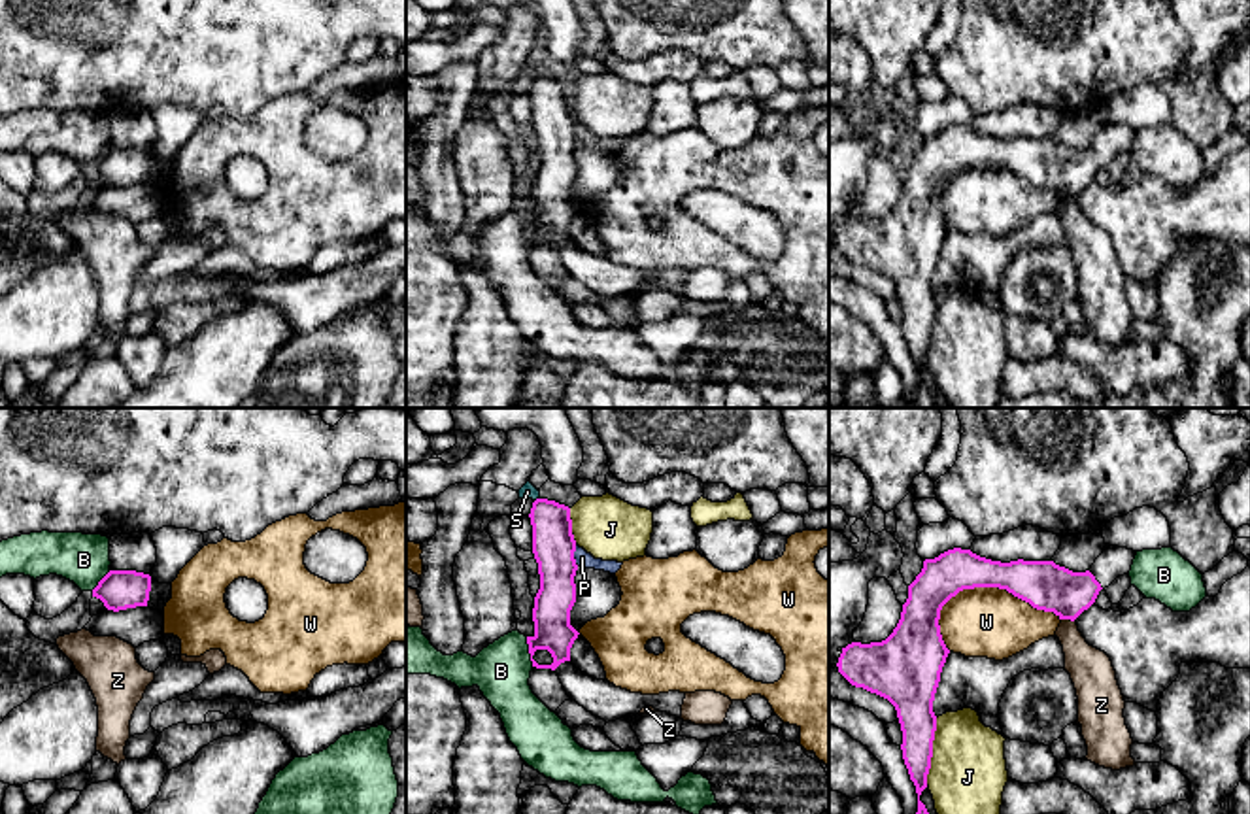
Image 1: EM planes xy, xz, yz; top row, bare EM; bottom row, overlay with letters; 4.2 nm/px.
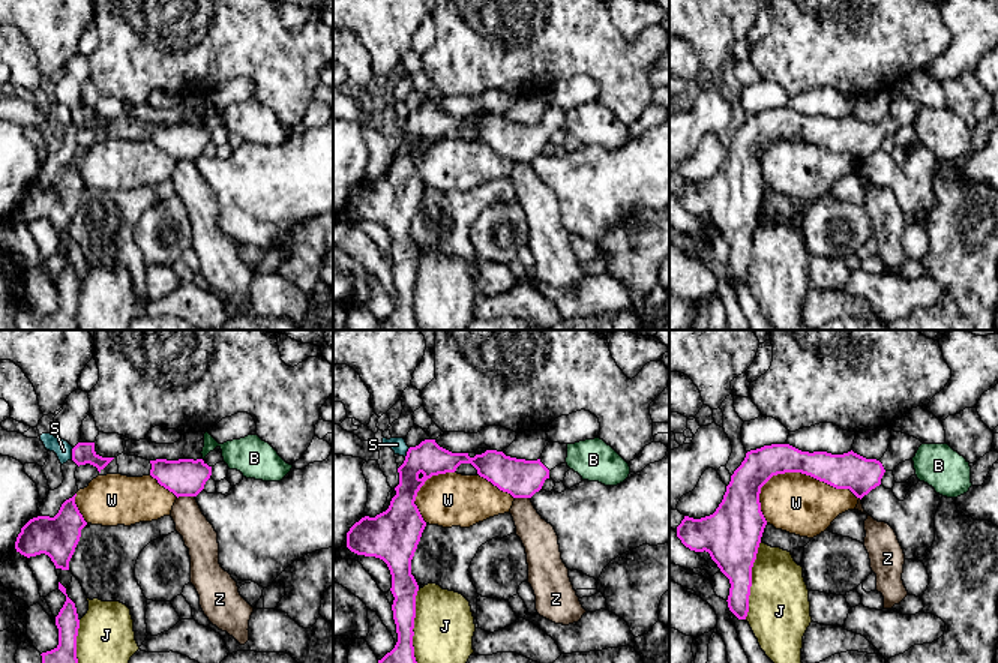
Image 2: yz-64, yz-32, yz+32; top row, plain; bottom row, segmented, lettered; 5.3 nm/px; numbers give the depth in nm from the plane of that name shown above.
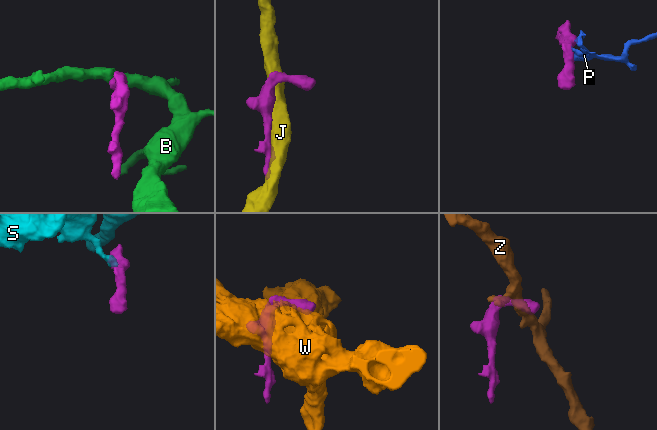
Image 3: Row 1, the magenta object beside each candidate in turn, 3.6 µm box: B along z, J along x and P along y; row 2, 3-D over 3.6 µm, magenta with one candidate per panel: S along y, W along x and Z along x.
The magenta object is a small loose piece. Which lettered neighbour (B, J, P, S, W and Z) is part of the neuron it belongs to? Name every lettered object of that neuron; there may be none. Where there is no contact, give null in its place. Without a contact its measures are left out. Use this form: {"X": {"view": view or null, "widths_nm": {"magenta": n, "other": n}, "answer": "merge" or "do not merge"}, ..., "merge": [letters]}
{"B": {"view": "xz", "widths_nm": {"magenta": 160, "other": 240}, "answer": "do not merge"}, "J": {"view": "yz", "widths_nm": {"magenta": 180, "other": 320}, "answer": "do not merge"}, "P": {"view": "xz", "widths_nm": {"magenta": 180, "other": 70}, "answer": "do not merge"}, "S": {"view": "xz", "widths_nm": {"magenta": 180, "other": 60}, "answer": "do not merge"}, "W": {"view": "yz", "widths_nm": {"magenta": 200, "other": 300}, "answer": "do not merge"}, "Z": {"view": "yz", "widths_nm": {"magenta": 200, "other": 180}, "answer": "do not merge"}, "merge": []}

